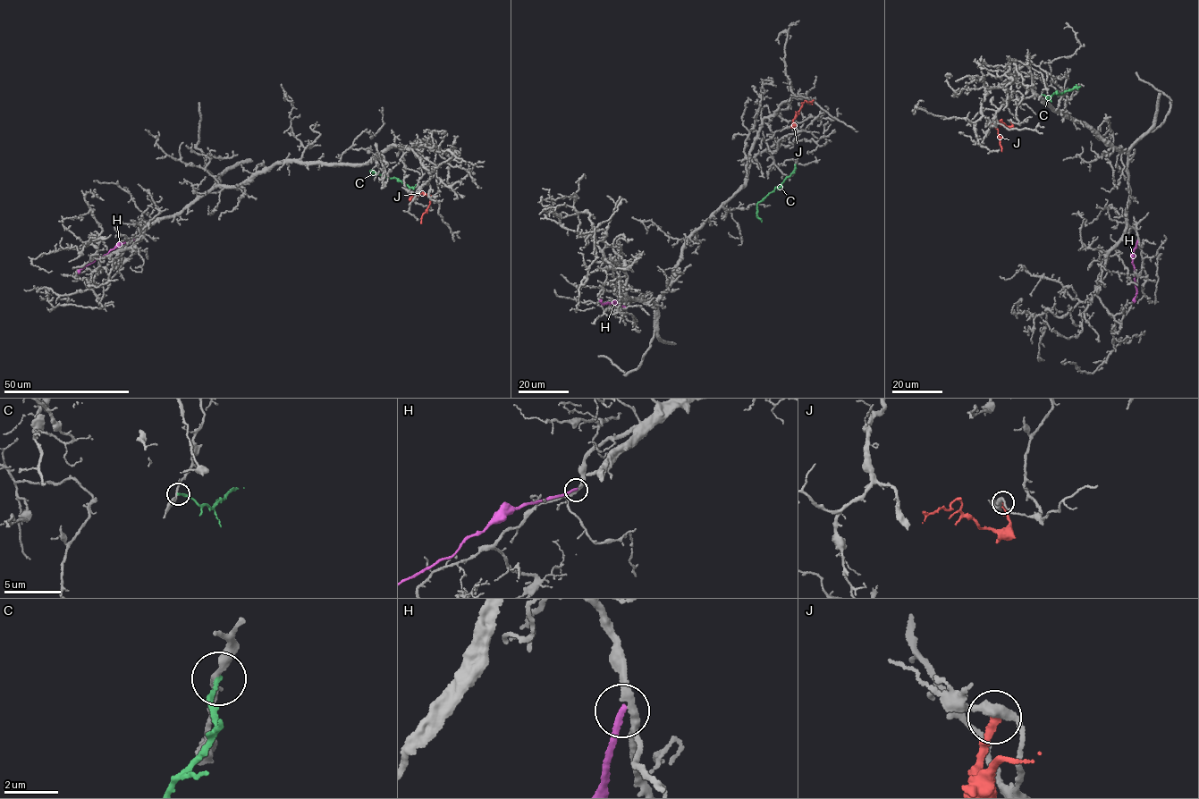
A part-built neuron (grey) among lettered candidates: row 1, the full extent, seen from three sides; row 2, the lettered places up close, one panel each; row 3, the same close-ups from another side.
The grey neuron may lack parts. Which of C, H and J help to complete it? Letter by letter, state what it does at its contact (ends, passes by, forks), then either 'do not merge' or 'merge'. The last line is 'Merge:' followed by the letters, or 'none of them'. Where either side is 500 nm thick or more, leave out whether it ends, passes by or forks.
C: it ends | do not merge
H: it ends | do not merge
J: it ends | do not merge
Merge: none of them

